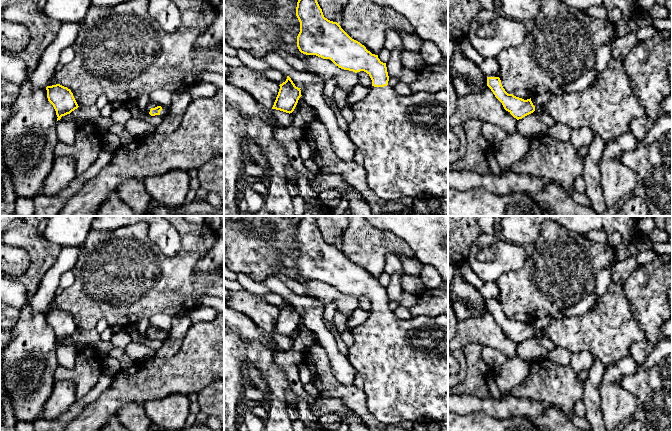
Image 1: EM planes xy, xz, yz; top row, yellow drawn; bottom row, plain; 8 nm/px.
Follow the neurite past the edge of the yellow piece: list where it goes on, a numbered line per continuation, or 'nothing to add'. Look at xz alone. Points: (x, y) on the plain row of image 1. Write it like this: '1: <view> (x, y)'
1: xz (404, 363)

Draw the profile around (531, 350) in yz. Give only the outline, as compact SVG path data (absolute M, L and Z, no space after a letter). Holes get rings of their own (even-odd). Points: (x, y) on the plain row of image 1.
M550 316L531 319L535 335L517 345L517 356L529 364L548 359L549 351L542 346L541 339L543 331L555 321Z

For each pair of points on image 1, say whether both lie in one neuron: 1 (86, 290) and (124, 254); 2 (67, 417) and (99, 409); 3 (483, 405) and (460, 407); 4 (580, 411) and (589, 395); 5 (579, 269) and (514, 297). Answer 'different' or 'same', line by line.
1: same
2: different
3: same
4: different
5: same

